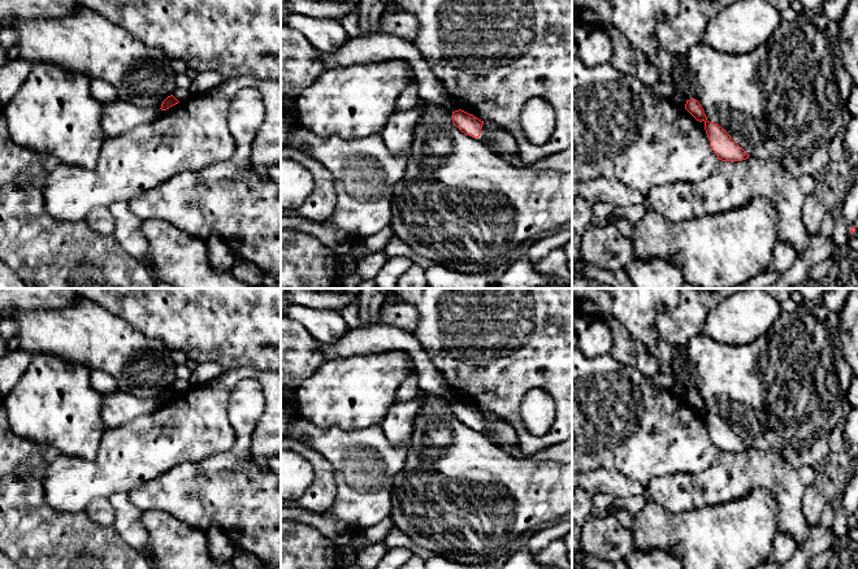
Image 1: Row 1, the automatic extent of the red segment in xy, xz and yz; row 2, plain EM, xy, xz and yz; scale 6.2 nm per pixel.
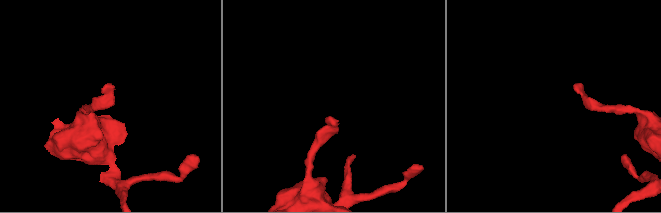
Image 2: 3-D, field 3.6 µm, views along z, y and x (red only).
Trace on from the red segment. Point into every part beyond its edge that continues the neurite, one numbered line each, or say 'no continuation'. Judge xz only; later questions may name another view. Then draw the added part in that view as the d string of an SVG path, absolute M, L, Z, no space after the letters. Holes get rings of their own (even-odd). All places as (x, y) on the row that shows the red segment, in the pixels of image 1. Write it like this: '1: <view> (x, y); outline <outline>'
no continuation

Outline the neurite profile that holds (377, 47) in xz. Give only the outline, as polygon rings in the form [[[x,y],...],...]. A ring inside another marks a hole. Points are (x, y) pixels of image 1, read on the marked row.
[[[376,32],[368,36],[351,38],[333,53],[318,52],[320,61],[326,69],[350,64],[365,64],[384,60],[404,60],[415,73],[419,82],[421,101],[429,101],[448,112],[460,109],[460,103],[450,96],[443,84],[434,75],[419,48],[395,35]]]

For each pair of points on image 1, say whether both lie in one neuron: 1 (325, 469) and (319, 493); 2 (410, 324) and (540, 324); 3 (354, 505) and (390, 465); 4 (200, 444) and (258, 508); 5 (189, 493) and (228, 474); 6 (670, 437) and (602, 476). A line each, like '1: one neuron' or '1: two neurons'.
1: one neuron
2: two neurons
3: one neuron
4: two neurons
5: one neuron
6: two neurons

